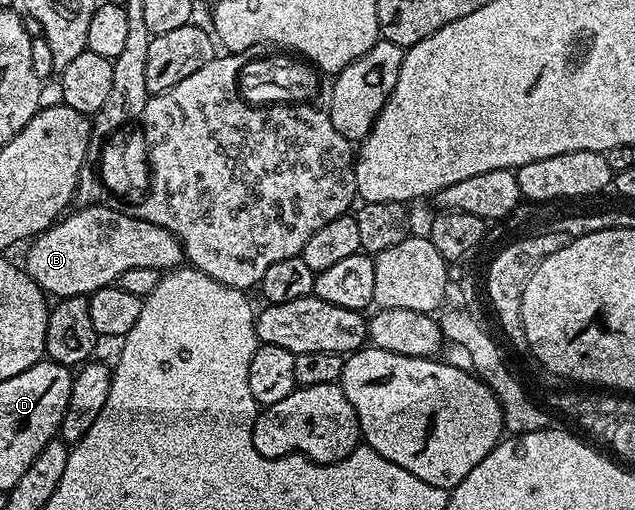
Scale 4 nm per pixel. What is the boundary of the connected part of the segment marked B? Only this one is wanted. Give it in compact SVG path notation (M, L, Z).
M106 204L84 206L75 212L68 213L55 225L44 230L26 247L27 275L52 299L90 296L102 286L118 283L121 272L129 272L129 268L153 268L160 272L170 272L184 261L183 243L179 237L157 224L149 224L149 220L141 220L134 213L123 214Z

